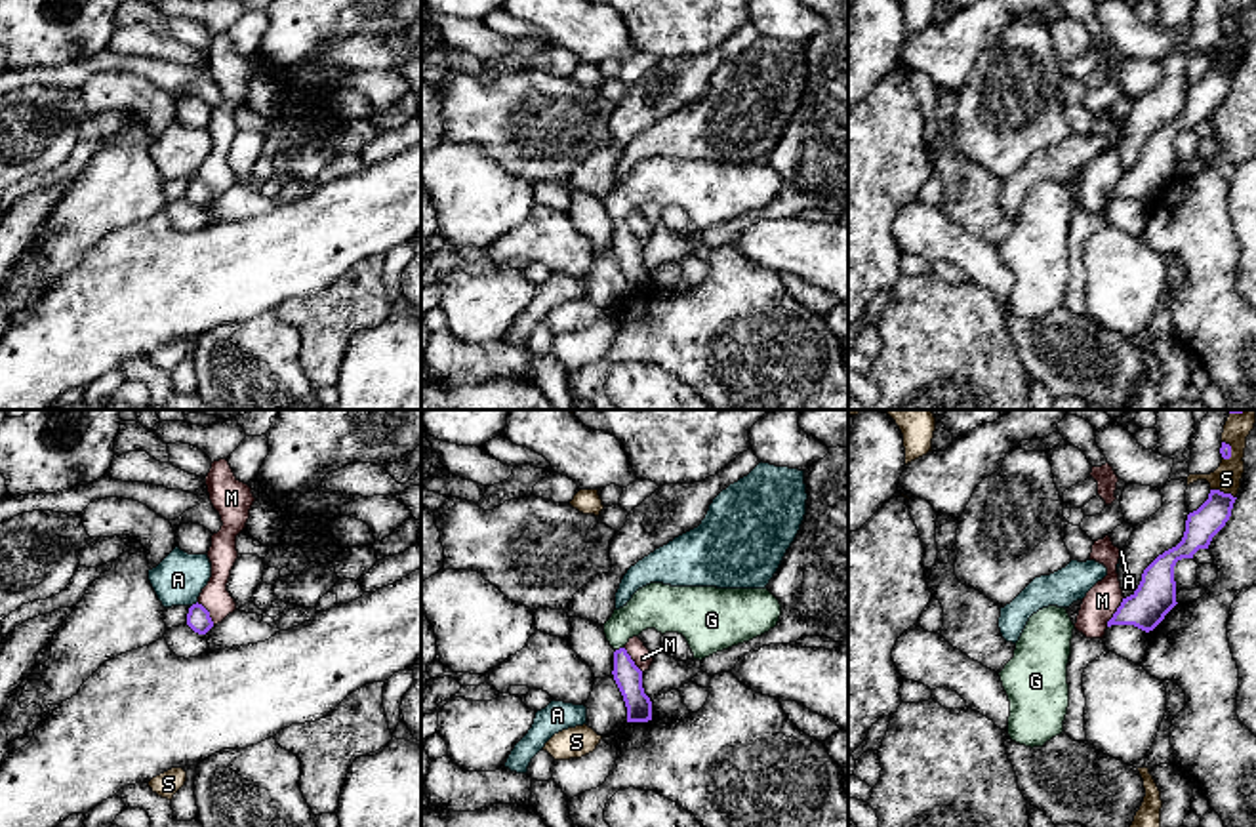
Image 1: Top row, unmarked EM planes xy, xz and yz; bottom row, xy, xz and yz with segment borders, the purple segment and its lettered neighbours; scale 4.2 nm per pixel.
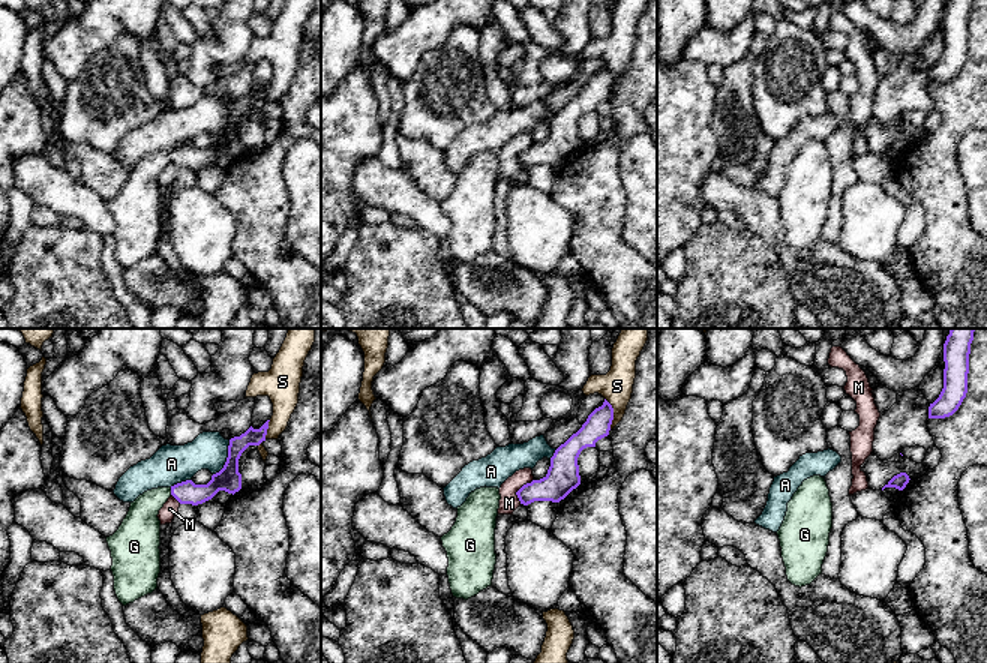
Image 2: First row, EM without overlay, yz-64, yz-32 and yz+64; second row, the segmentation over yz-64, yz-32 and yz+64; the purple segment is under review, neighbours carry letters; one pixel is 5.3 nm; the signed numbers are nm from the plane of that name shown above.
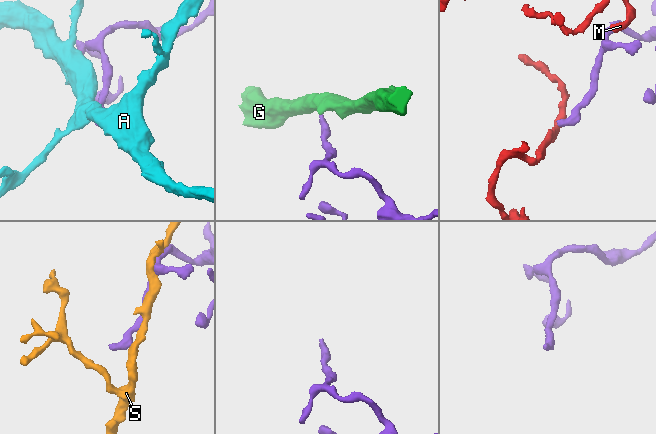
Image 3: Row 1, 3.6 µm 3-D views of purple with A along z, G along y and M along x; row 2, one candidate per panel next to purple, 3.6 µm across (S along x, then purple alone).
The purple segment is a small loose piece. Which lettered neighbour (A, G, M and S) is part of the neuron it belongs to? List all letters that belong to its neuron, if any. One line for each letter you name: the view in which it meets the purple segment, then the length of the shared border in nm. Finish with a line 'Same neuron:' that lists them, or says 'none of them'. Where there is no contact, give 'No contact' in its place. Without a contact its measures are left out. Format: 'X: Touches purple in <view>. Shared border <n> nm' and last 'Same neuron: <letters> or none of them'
G: Touches purple in xz. Shared border 40 nm
Same neuron: G

